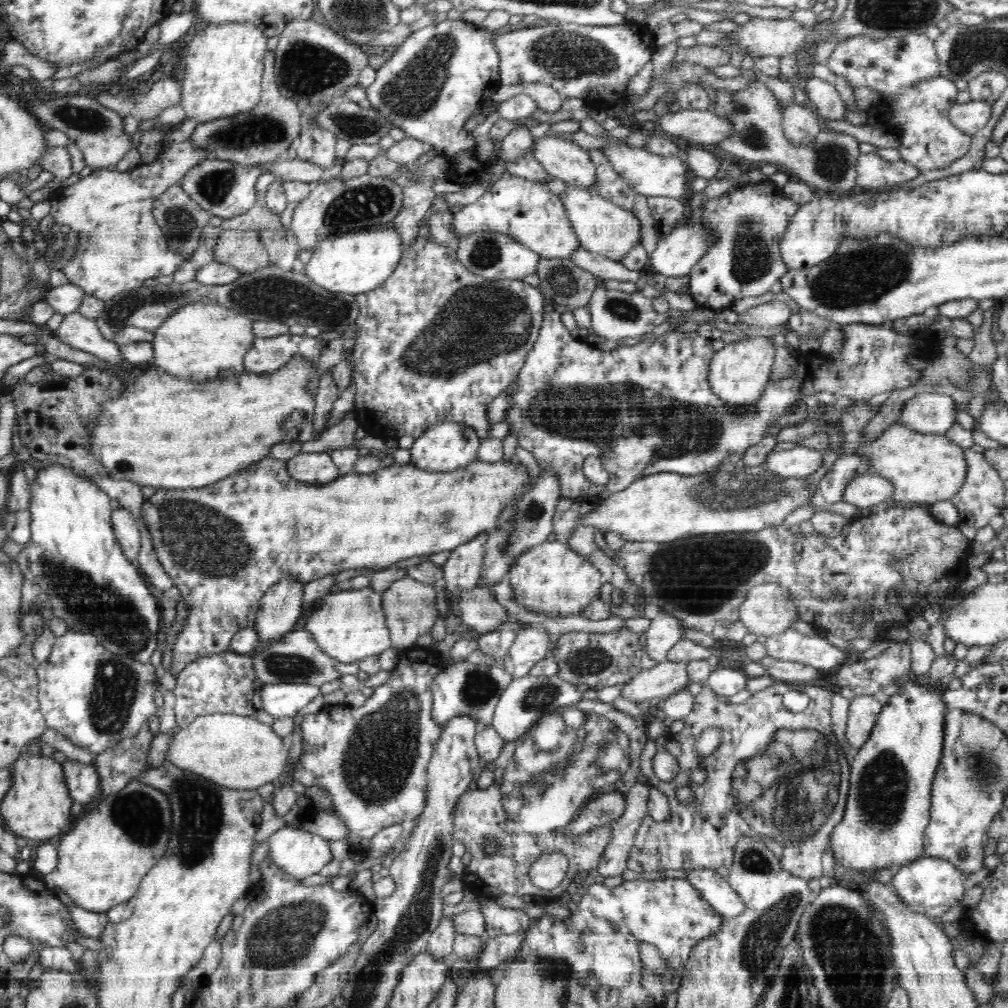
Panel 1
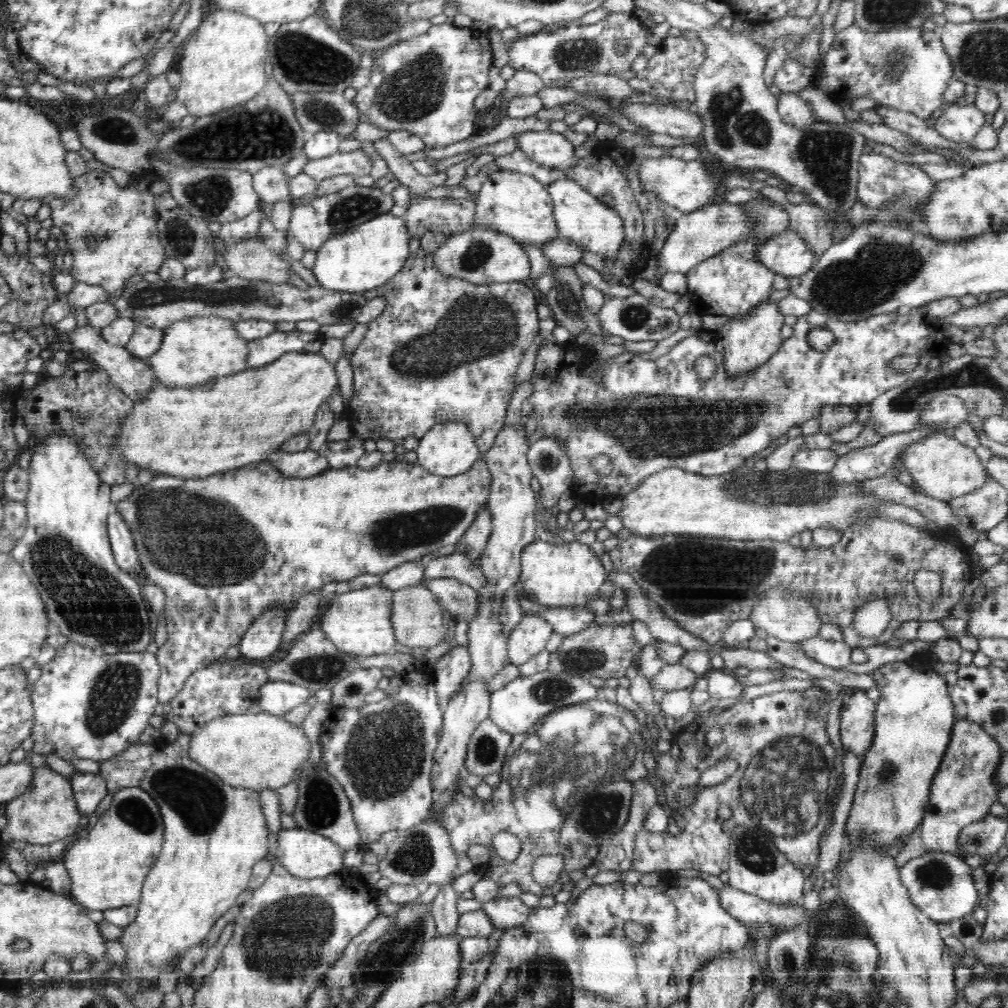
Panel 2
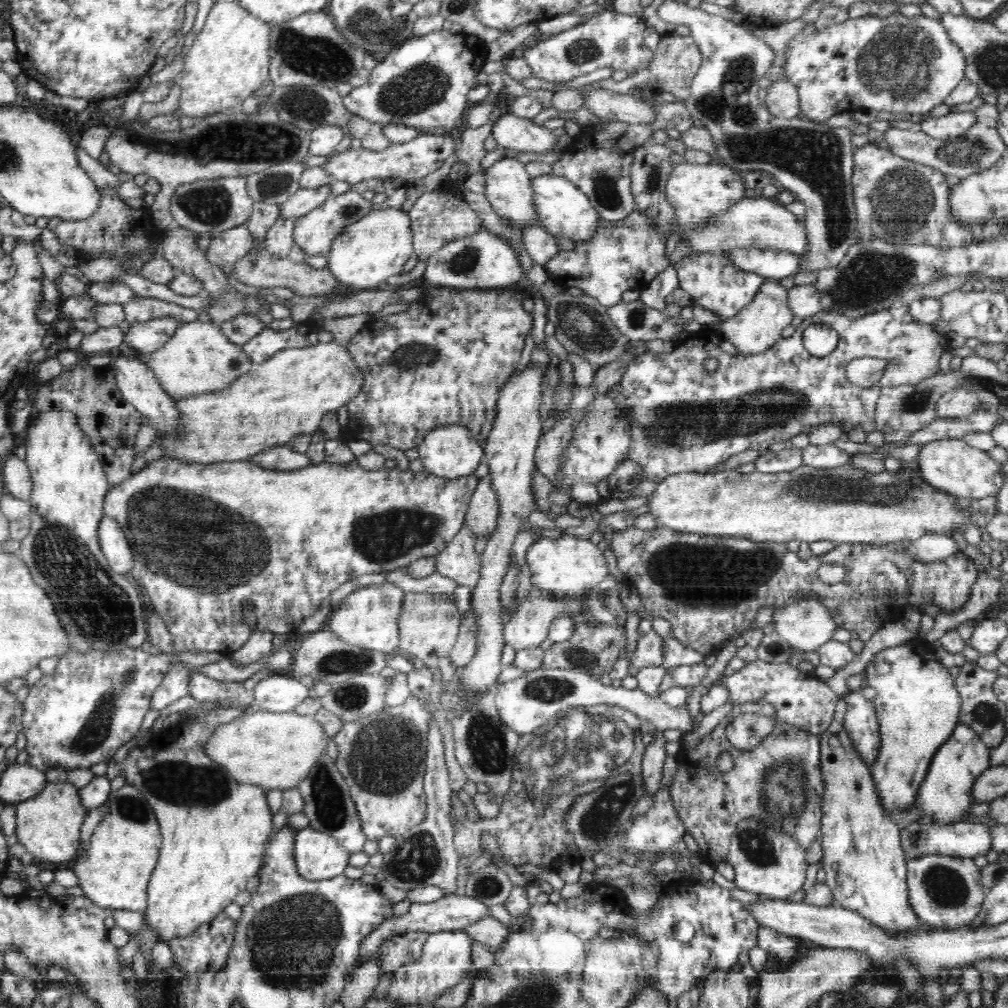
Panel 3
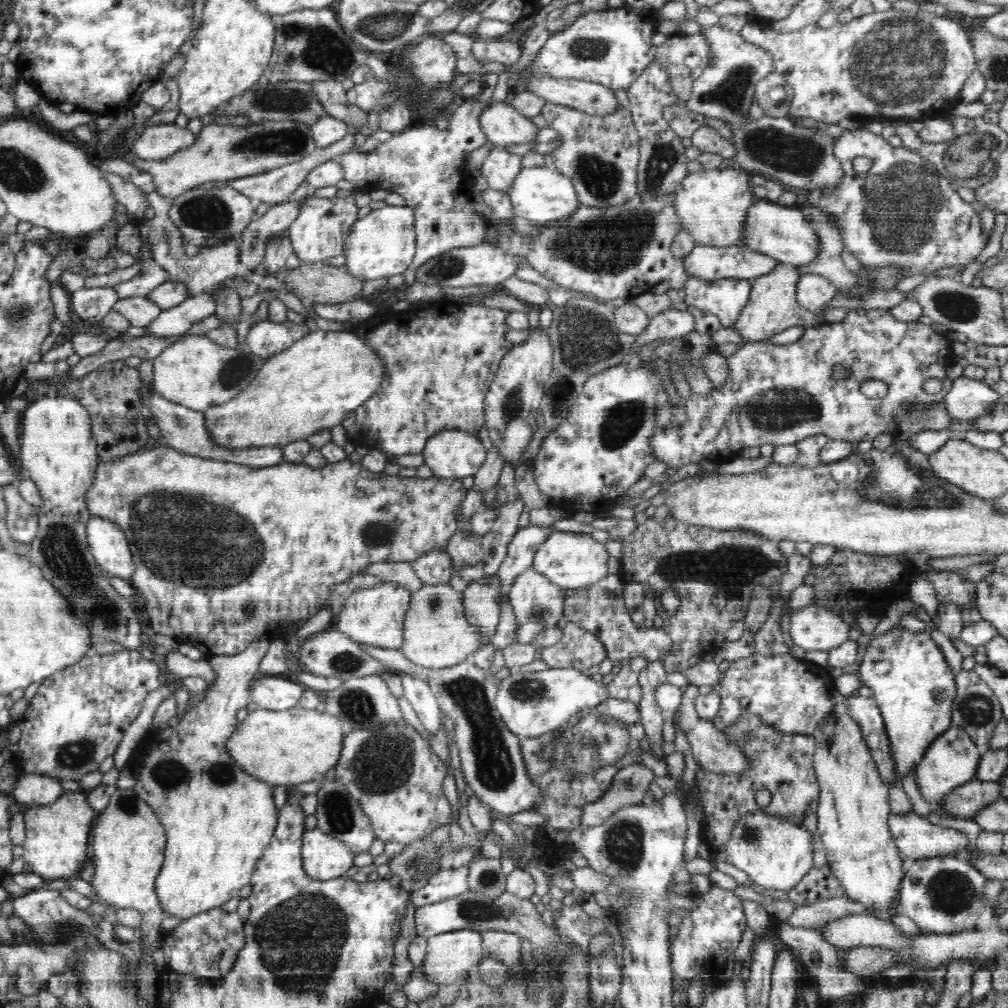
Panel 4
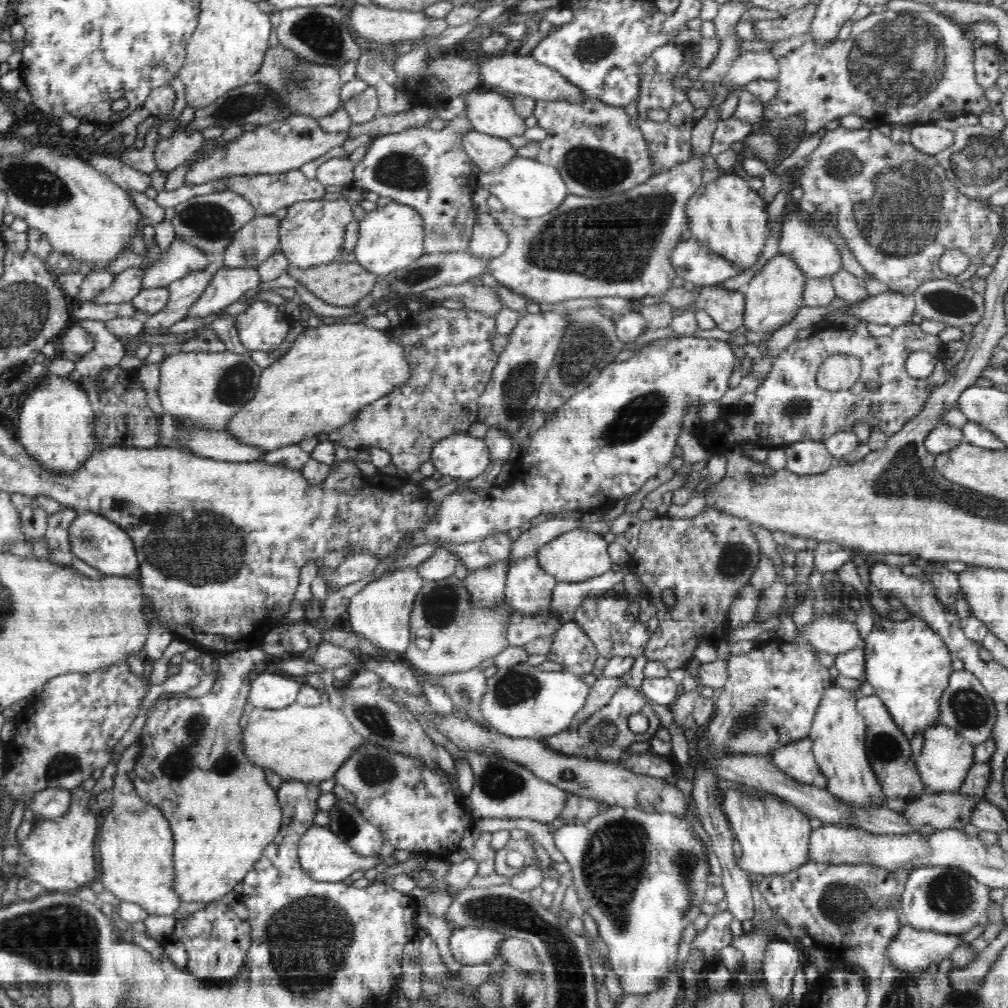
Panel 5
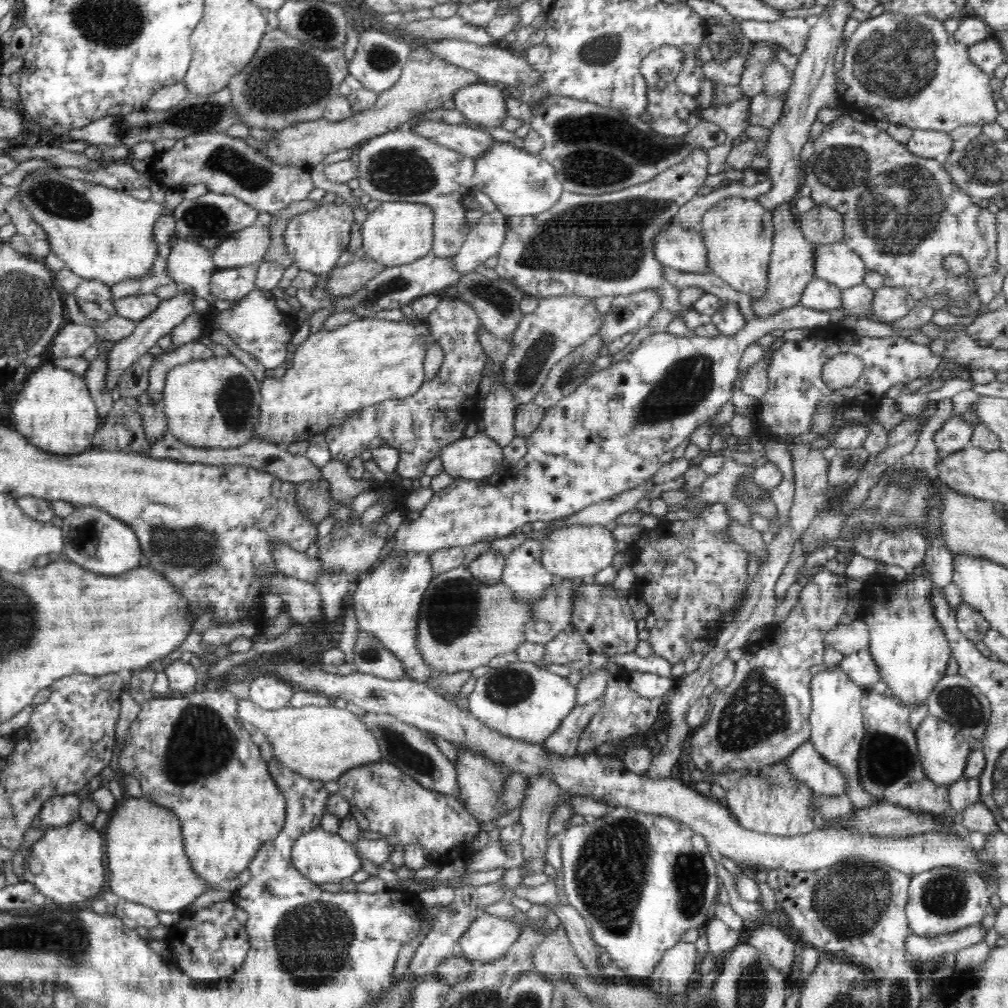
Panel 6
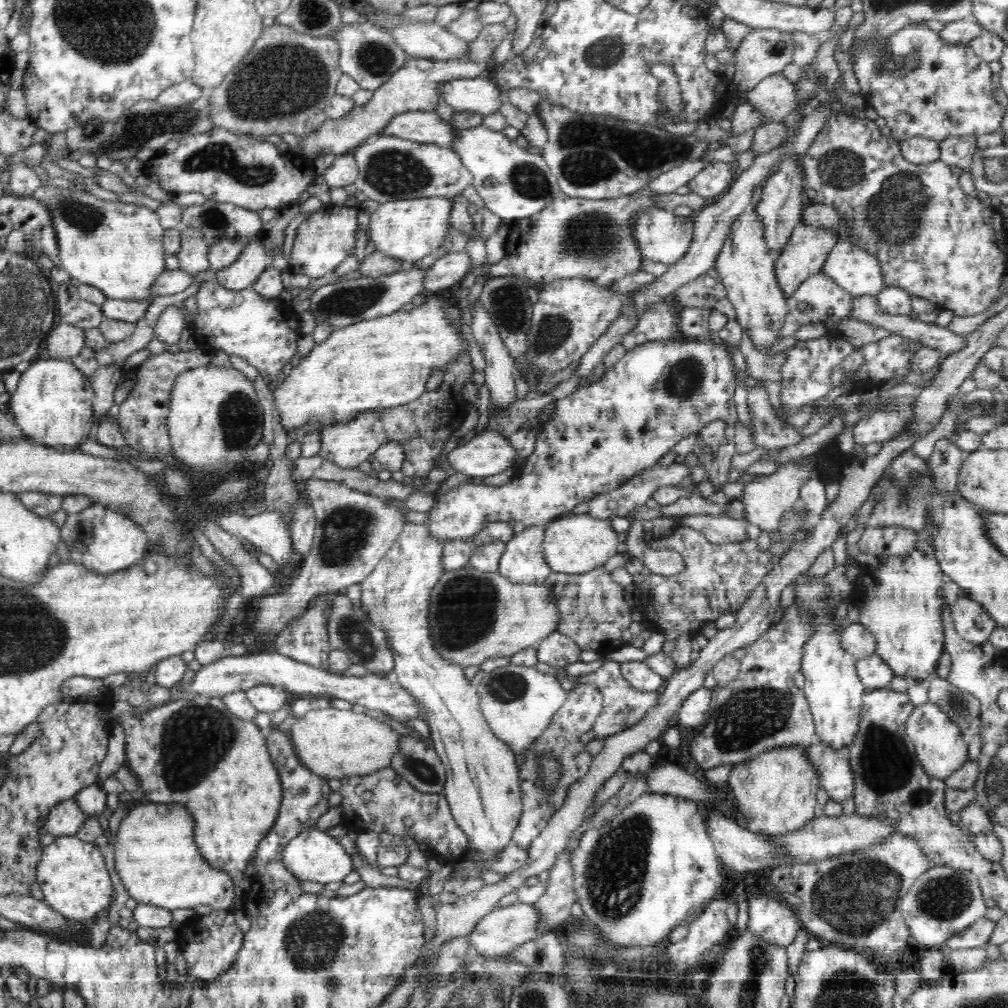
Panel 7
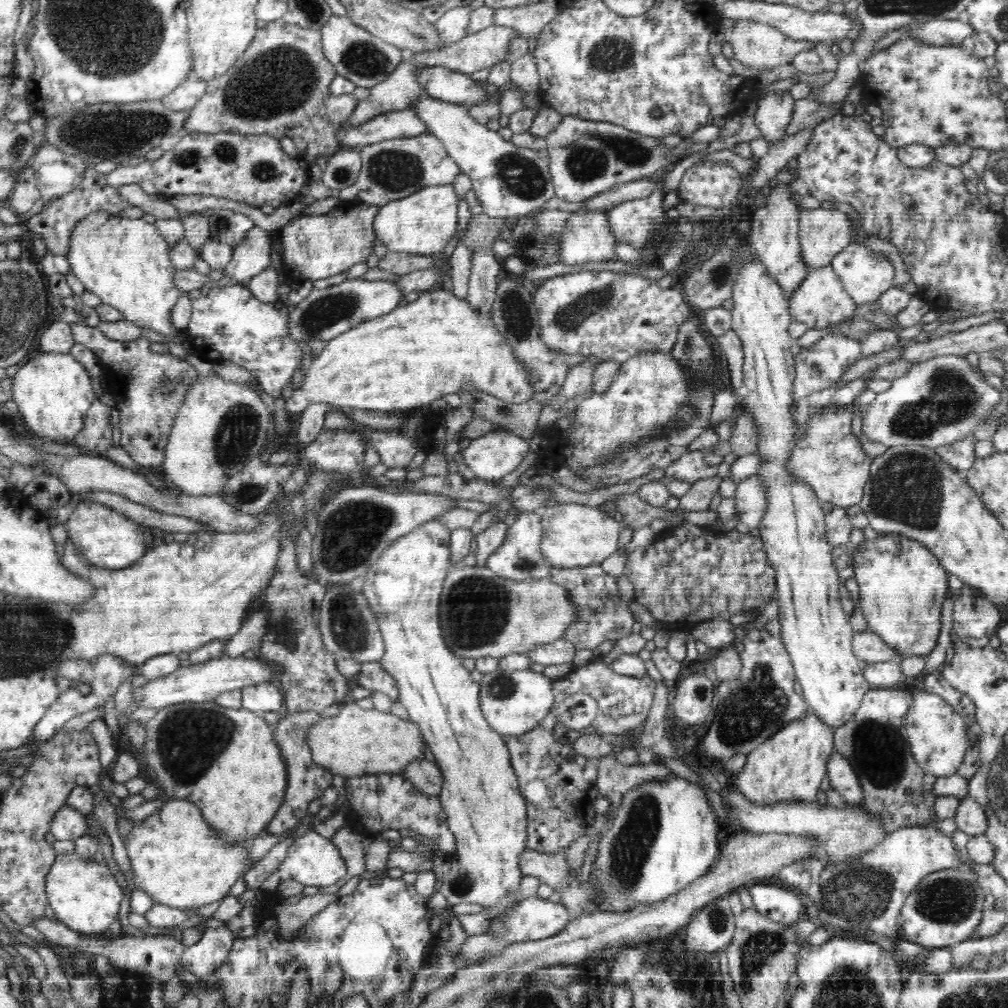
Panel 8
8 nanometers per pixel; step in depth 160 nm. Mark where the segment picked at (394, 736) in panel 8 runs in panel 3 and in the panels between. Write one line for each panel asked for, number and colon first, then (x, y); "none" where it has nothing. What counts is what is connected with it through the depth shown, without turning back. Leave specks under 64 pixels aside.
3: (272, 750)
4: (295, 745)
5: (309, 744)
6: (321, 743)
7: (334, 743)

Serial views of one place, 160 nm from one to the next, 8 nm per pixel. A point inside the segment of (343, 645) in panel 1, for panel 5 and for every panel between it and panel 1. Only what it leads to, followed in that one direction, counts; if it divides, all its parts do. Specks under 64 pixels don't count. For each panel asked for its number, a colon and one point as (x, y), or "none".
2: (358, 622)
3: (368, 617)
4: (374, 616)
5: (381, 611)

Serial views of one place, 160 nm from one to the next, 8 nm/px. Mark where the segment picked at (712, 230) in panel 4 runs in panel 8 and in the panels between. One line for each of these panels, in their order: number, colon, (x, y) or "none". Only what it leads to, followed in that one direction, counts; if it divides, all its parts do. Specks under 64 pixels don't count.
5: (728, 217)
6: (738, 233)
7: (746, 268)
8: (816, 633)

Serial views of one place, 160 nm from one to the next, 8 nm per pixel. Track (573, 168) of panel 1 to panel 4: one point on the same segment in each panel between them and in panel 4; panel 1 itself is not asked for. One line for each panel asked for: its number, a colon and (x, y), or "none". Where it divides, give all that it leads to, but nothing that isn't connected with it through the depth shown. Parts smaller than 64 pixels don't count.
2: (552, 150)
3: (522, 135)
4: (501, 123)

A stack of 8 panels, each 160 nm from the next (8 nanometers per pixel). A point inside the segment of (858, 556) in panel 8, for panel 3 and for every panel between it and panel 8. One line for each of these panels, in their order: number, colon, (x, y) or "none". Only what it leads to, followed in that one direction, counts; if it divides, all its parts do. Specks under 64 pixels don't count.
3: (918, 706)
4: (914, 688)
5: (908, 664)
6: (907, 643)
7: (903, 605)

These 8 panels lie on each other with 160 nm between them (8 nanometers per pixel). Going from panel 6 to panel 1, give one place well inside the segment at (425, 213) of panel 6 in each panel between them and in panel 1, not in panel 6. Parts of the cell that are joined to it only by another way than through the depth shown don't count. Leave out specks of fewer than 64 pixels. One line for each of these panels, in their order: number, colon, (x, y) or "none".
1: (358, 262)
2: (365, 257)
3: (366, 253)
4: (383, 243)
5: (390, 237)

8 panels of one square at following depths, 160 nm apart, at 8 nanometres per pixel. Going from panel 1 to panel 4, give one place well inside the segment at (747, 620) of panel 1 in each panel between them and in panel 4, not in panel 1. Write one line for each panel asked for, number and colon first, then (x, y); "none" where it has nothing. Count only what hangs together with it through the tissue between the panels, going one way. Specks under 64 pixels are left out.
2: (792, 619)
3: (806, 625)
4: (812, 627)

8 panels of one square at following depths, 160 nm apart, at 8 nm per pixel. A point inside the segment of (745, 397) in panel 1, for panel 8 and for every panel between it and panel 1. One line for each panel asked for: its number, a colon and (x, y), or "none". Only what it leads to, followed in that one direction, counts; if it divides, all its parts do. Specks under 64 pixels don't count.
2: (749, 342)
3: (758, 326)
4: (772, 306)
5: (774, 295)
6: (791, 267)
7: (808, 247)
8: (823, 233)

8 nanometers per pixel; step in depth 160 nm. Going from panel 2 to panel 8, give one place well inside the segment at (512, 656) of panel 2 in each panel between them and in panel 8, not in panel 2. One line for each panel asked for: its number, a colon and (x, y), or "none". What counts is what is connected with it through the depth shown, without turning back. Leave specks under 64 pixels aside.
3: (529, 626)
4: (537, 603)
5: (528, 589)
6: (524, 573)
7: (522, 561)
8: (519, 557)

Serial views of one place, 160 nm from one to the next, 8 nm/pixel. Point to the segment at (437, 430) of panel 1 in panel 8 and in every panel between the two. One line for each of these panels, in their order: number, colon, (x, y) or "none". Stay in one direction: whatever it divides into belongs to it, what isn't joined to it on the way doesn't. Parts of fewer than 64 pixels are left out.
2: (448, 449)
3: (451, 451)
4: (454, 453)
5: (461, 455)
6: (472, 458)
7: (489, 453)
8: (491, 456)

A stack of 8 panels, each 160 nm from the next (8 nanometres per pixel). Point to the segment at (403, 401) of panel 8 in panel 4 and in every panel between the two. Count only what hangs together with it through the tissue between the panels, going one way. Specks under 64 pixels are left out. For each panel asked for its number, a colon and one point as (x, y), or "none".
4: (315, 384)
5: (331, 372)
6: (334, 374)
7: (384, 362)

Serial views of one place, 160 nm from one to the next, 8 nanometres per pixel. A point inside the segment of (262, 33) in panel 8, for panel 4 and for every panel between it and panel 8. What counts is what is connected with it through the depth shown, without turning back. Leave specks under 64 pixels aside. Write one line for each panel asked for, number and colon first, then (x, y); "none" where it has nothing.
4: (331, 94)
5: (312, 89)
6: (288, 82)
7: (284, 84)

